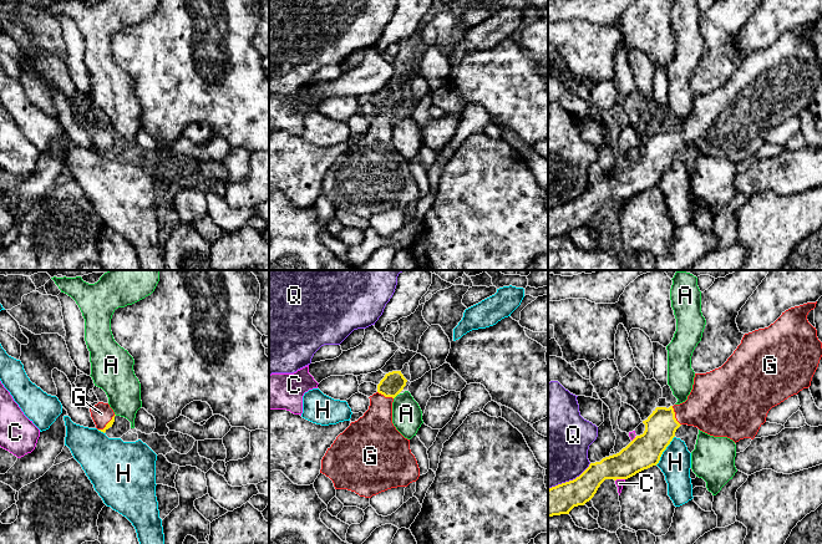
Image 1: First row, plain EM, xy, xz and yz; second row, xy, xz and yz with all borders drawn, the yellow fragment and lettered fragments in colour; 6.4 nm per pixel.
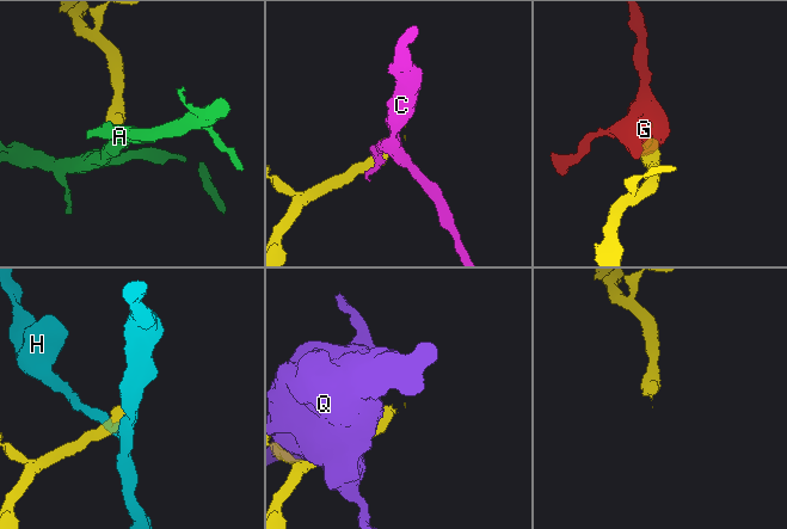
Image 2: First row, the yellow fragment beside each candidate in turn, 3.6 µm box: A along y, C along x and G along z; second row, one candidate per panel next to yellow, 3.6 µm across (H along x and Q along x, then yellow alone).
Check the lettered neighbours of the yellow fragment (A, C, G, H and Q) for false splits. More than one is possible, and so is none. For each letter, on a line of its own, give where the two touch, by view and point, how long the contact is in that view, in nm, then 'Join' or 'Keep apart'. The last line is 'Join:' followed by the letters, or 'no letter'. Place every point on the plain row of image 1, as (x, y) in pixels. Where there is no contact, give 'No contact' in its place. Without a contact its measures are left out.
A: Touches yellow at xz (396, 116). Shared border 50 nm. Keep apart
C: Touches yellow at yz (619, 199). Shared border 70 nm. Keep apart
G: Touches yellow at yz (674, 137). Shared border 140 nm. Join
H: Touches yellow at yz (664, 171). Shared border 220 nm. Keep apart
Q: Touches yellow at yz (569, 202). Shared border 320 nm. Keep apart
Join: G

